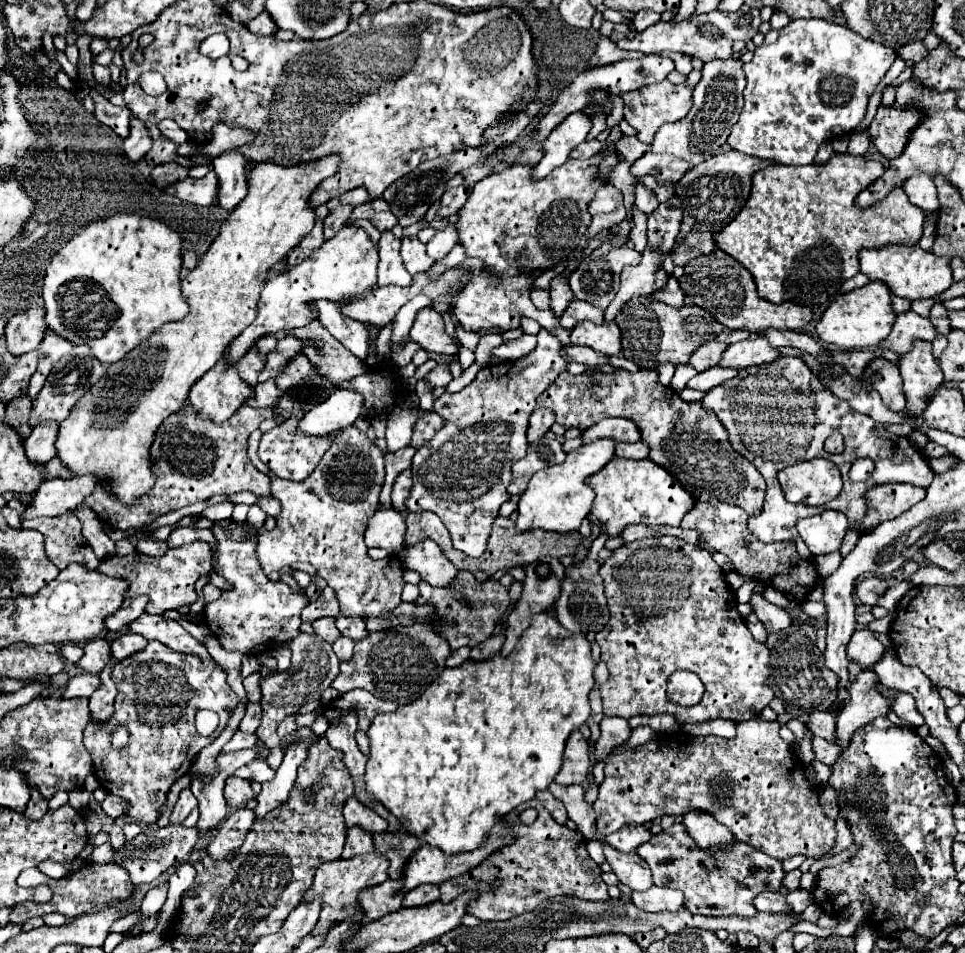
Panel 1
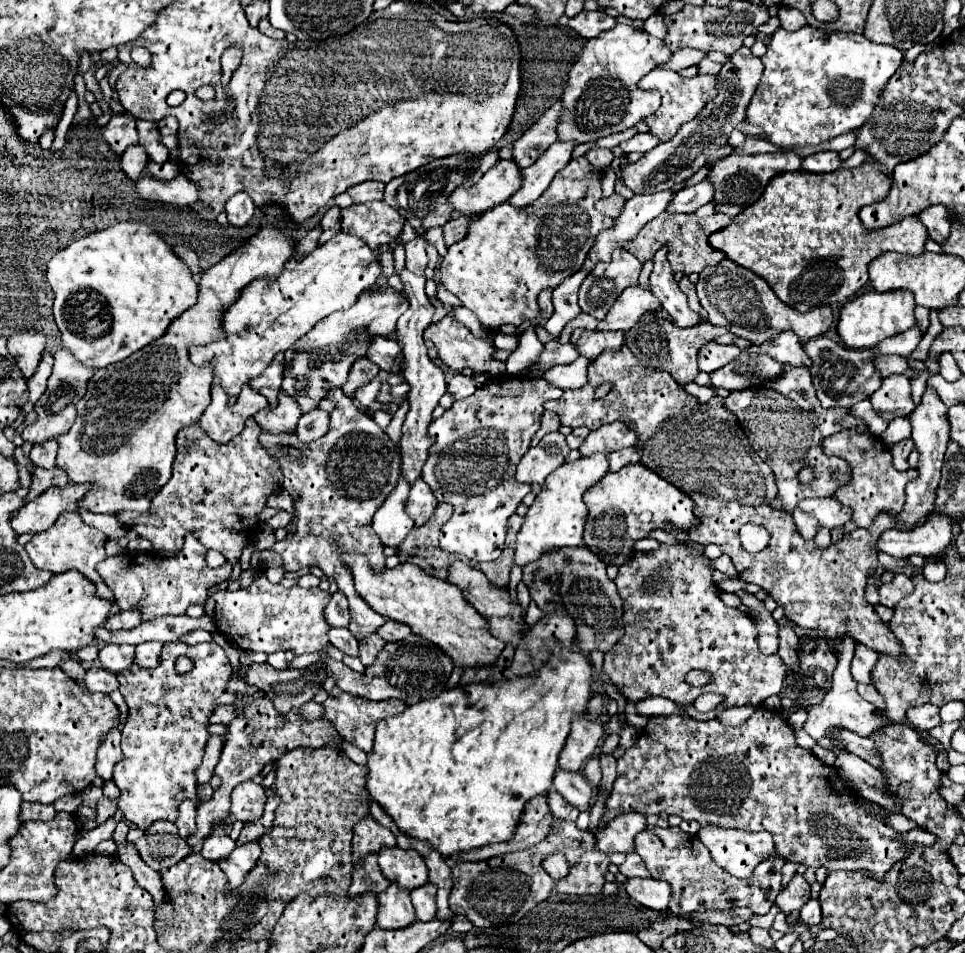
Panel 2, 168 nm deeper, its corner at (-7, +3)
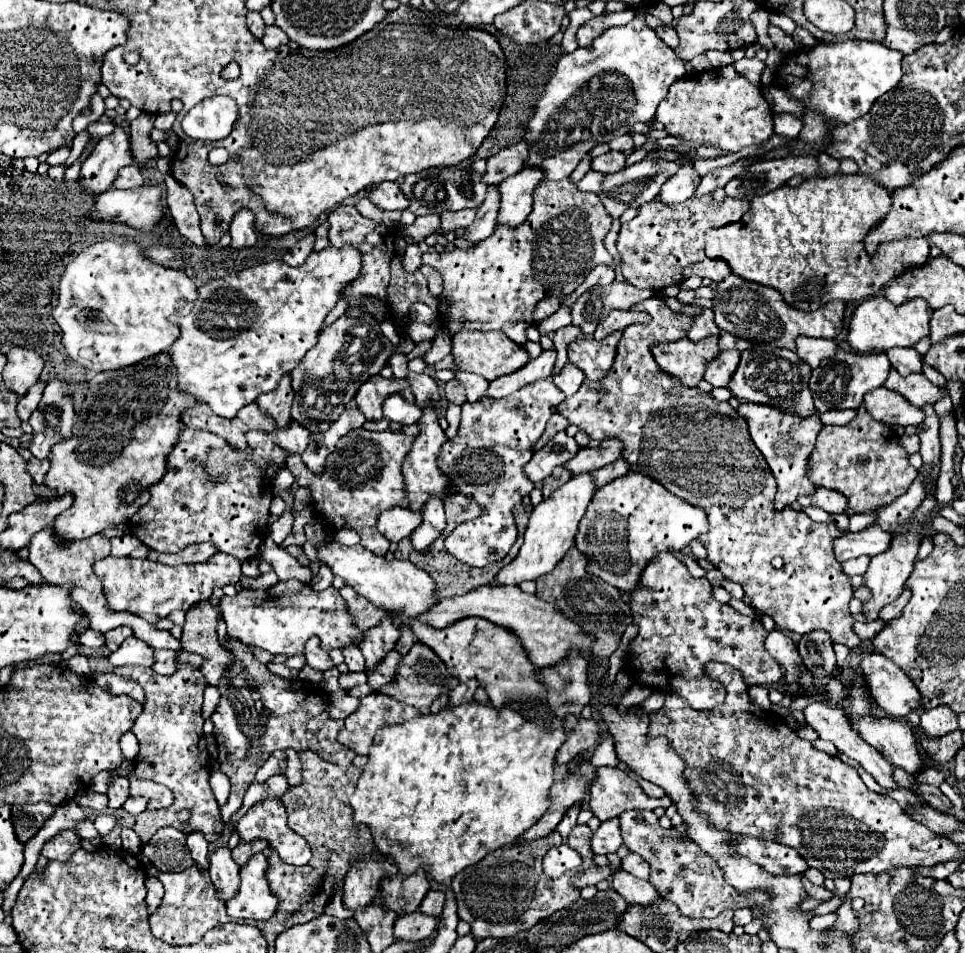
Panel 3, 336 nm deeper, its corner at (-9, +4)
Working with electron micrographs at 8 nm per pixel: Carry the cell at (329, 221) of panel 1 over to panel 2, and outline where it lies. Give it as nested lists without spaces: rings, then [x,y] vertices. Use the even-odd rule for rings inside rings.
[[[338,206],[330,208],[330,210],[322,216],[322,222],[320,222],[320,226],[322,226],[322,234],[320,234],[320,240],[318,240],[320,244],[328,242],[334,234],[340,232],[340,224],[338,224],[338,220],[340,220],[340,208],[338,208]]]

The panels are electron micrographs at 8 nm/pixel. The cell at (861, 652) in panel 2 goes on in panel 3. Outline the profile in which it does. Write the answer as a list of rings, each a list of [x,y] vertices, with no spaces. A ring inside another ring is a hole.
[[[864,653],[860,661],[862,677],[870,695],[888,717],[902,719],[920,703],[920,693],[900,667],[880,653]]]

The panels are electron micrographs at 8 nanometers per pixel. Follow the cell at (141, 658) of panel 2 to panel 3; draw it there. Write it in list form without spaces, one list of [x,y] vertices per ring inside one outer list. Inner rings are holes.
[[[154,651],[154,665],[152,669],[160,675],[172,675],[176,671],[176,653],[174,651]]]

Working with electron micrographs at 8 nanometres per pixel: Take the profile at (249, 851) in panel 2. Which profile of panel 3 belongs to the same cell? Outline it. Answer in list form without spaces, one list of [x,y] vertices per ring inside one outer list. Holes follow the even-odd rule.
[[[256,853],[240,869],[240,891],[226,903],[228,915],[232,919],[270,919],[276,911],[276,897],[272,895],[264,873],[266,855]]]

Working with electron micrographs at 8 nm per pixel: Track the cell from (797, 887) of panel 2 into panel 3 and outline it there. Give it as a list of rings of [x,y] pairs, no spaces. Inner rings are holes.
[[[802,877],[802,883],[804,883],[804,889],[808,891],[808,899],[800,905],[800,907],[804,907],[804,911],[810,911],[810,909],[814,909],[818,903],[828,901],[828,899],[832,897],[830,891],[826,891],[824,887],[818,887],[818,885],[810,883],[806,877]]]

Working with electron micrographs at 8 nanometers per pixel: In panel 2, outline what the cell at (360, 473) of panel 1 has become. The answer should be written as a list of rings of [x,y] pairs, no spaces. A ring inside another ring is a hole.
[[[330,392],[336,400],[336,408],[330,414],[330,432],[324,438],[314,440],[306,446],[298,440],[296,432],[270,434],[262,432],[262,446],[276,454],[280,468],[284,472],[284,490],[290,492],[296,508],[296,534],[288,534],[286,540],[274,544],[274,552],[284,558],[284,568],[296,572],[306,566],[318,566],[326,576],[332,576],[338,588],[346,594],[350,602],[350,632],[356,640],[368,638],[376,632],[386,618],[374,612],[356,592],[350,574],[342,568],[342,552],[356,550],[368,556],[372,568],[384,570],[384,546],[376,532],[372,530],[372,516],[384,504],[388,494],[396,488],[400,478],[400,454],[398,446],[388,438],[388,434],[368,416],[356,410],[354,400],[342,396],[342,392]],[[290,446],[302,452],[300,458],[284,454],[280,448]]]

